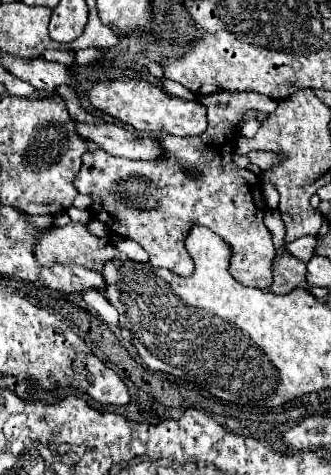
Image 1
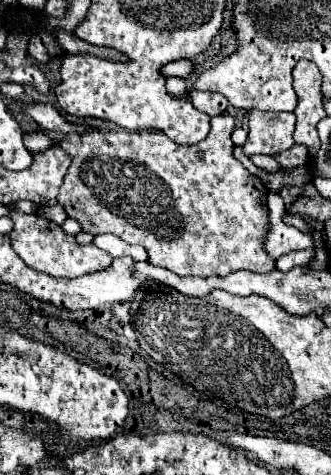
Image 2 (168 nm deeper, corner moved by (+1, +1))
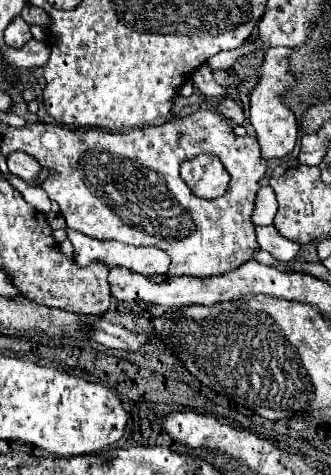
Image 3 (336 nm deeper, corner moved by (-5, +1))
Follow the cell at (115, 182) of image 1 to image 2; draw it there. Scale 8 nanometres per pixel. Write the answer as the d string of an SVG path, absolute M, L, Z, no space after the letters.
M220 114L220 116L214 116L210 120L210 134L194 146L180 146L180 144L172 142L164 132L126 132L126 130L96 130L96 128L94 128L94 132L90 130L90 132L64 134L60 140L52 140L46 132L24 132L24 146L30 154L44 152L50 146L58 146L66 154L70 154L72 164L70 164L68 174L64 176L64 182L58 190L58 204L66 210L66 214L70 218L80 222L84 232L90 232L90 234L110 232L110 234L120 236L128 244L140 244L148 250L150 264L168 268L170 272L174 272L178 276L226 276L228 272L234 272L234 270L250 270L250 272L264 274L264 272L274 270L274 260L270 260L270 256L266 256L266 252L262 252L262 236L266 234L266 216L268 216L266 188L256 176L252 176L234 158L234 142L230 140L232 130L234 130L234 118L230 114Z

